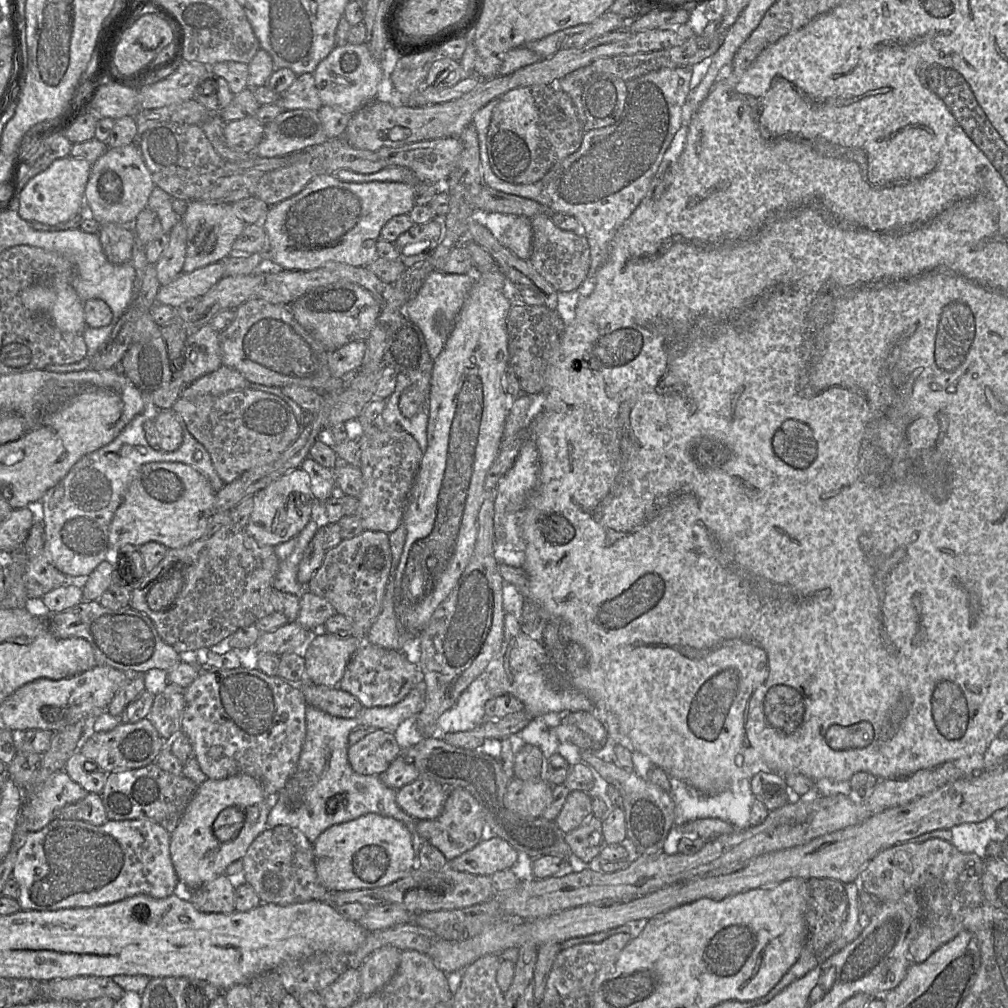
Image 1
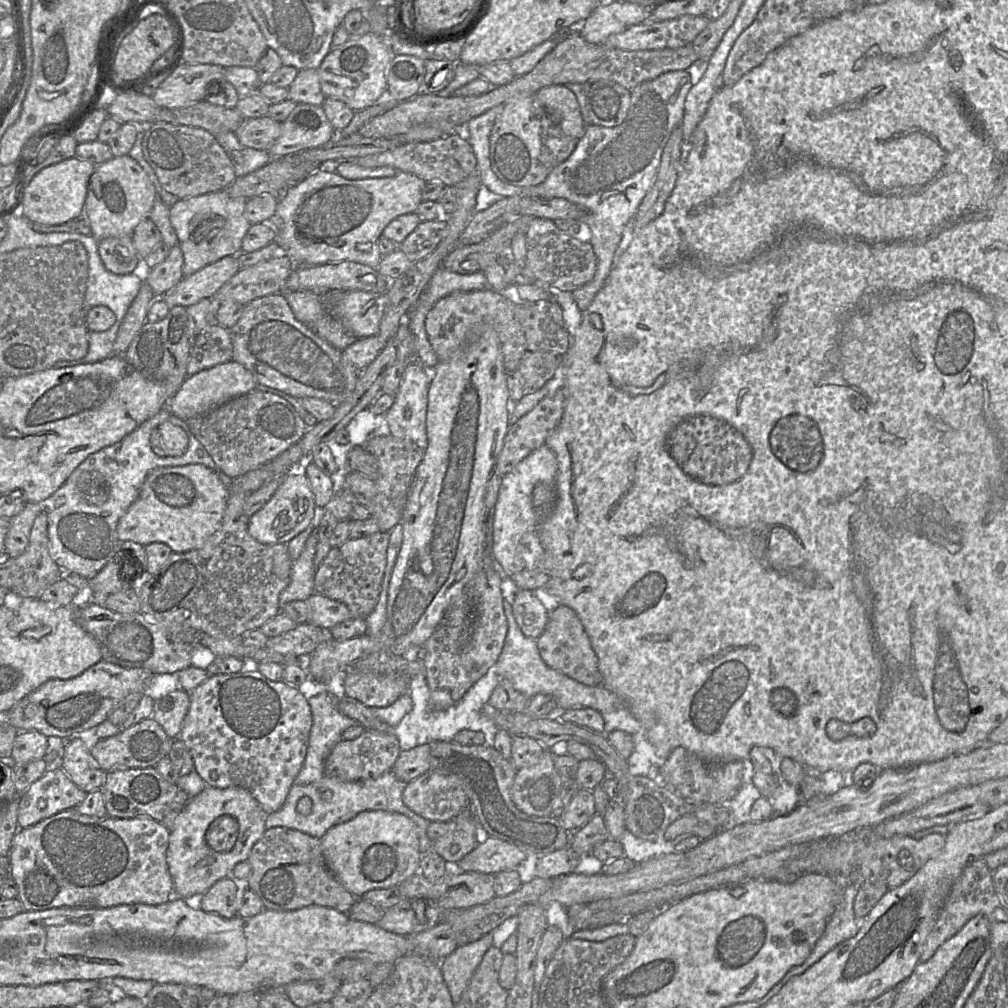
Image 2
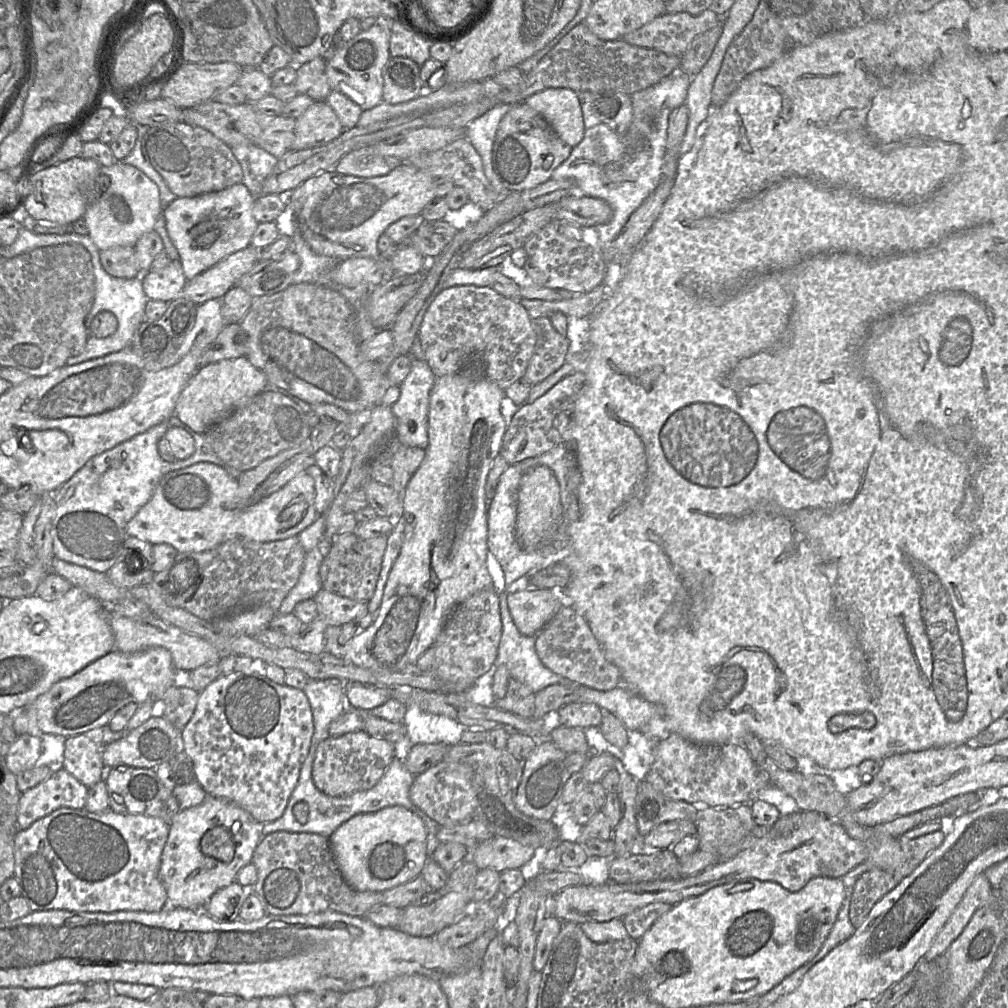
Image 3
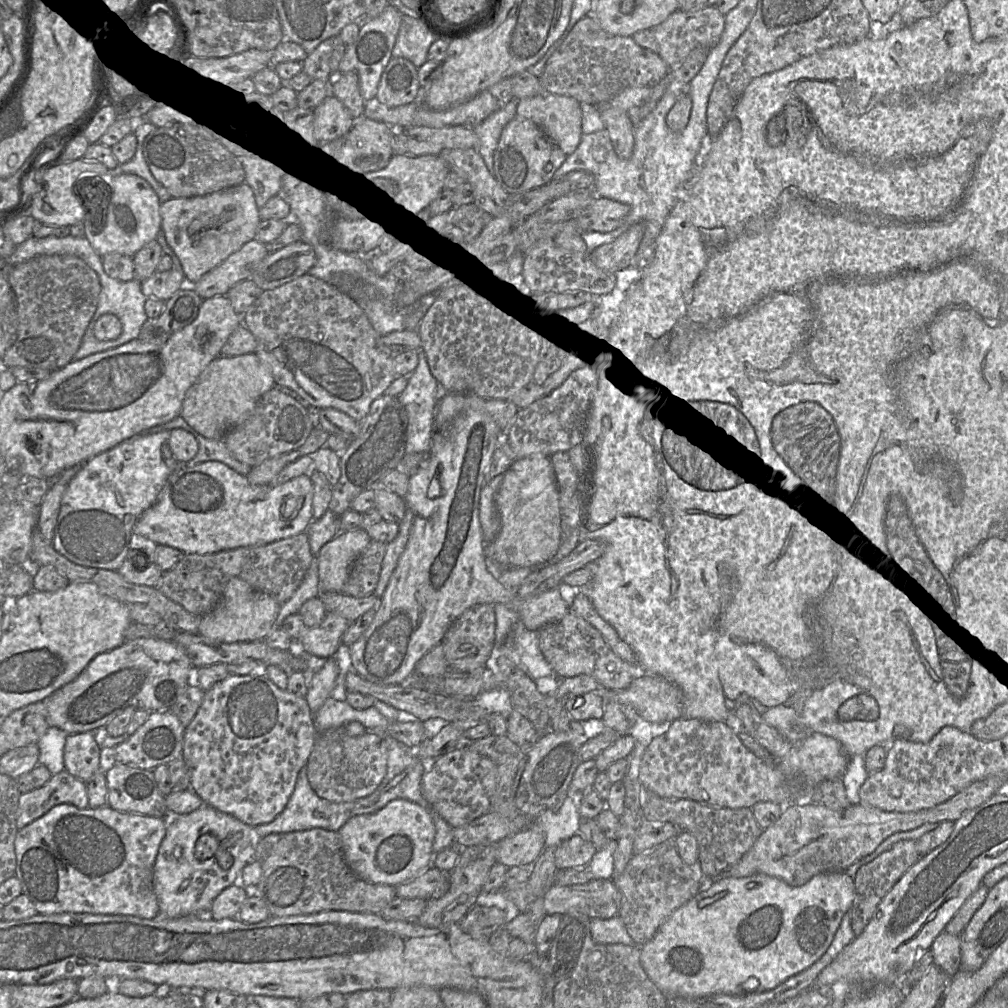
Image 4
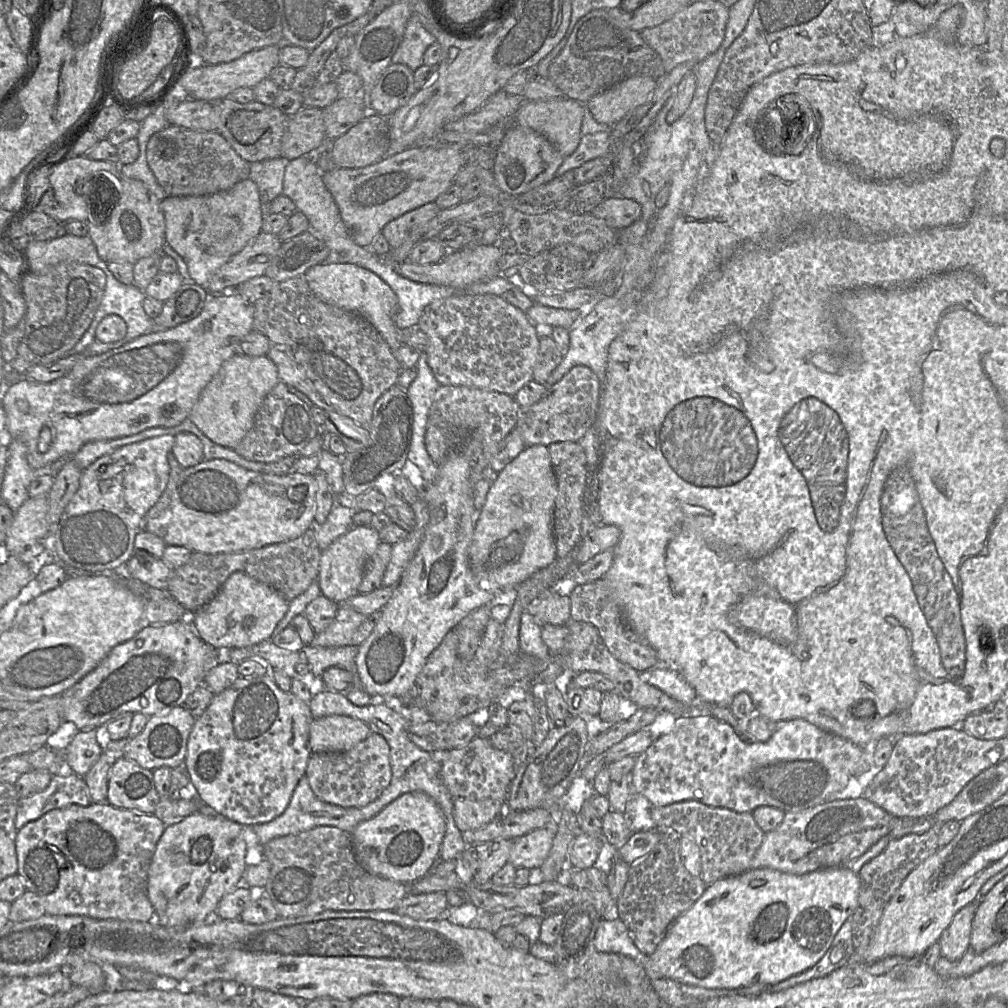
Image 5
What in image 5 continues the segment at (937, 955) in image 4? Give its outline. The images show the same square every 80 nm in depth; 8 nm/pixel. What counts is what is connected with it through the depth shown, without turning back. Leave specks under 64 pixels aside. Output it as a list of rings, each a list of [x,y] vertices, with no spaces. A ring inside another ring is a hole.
[[[977,902],[962,908],[941,934],[938,943],[942,957],[951,961],[958,960],[970,949],[972,921],[976,909]]]

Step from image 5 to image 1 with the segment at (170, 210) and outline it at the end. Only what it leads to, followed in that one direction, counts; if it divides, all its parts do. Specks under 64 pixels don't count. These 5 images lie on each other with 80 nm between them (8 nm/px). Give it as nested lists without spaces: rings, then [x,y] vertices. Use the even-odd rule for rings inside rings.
[[[201,200],[188,201],[187,209],[180,219],[187,229],[184,273],[224,261],[232,254],[233,243],[246,226],[246,223],[233,212],[231,204],[207,204]]]

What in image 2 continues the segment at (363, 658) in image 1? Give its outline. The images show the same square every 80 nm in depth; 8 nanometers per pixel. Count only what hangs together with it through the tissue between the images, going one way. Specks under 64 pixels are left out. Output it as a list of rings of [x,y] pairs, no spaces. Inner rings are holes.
[[[346,672],[341,690],[367,707],[387,707],[405,694],[409,682],[405,675]]]

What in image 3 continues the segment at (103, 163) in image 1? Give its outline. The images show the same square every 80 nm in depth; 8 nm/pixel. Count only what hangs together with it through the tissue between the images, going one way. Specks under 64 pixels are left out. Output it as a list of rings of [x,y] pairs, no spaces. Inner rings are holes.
[[[121,161],[102,166],[96,176],[96,201],[88,203],[83,215],[88,236],[101,250],[116,246],[135,247],[138,239],[154,230],[158,217],[163,213],[157,185],[140,169]]]

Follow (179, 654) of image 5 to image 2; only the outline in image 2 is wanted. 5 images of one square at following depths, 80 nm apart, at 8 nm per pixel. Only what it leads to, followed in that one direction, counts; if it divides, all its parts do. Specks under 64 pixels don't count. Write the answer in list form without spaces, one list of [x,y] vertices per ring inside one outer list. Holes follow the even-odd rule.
[[[100,660],[76,677],[48,680],[17,702],[7,714],[18,731],[37,731],[46,737],[69,740],[105,721],[129,694],[143,693],[153,675],[144,668],[125,668]]]

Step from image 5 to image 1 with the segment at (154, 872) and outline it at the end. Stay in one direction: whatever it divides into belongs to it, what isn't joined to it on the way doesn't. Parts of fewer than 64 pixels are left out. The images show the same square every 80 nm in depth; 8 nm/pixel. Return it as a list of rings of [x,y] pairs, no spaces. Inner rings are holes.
[[[245,774],[230,776],[222,780],[206,780],[199,785],[176,829],[170,834],[170,857],[180,887],[194,890],[204,883],[225,873],[228,865],[242,860],[252,842],[266,830],[267,818],[275,797],[268,796],[262,785]]]

